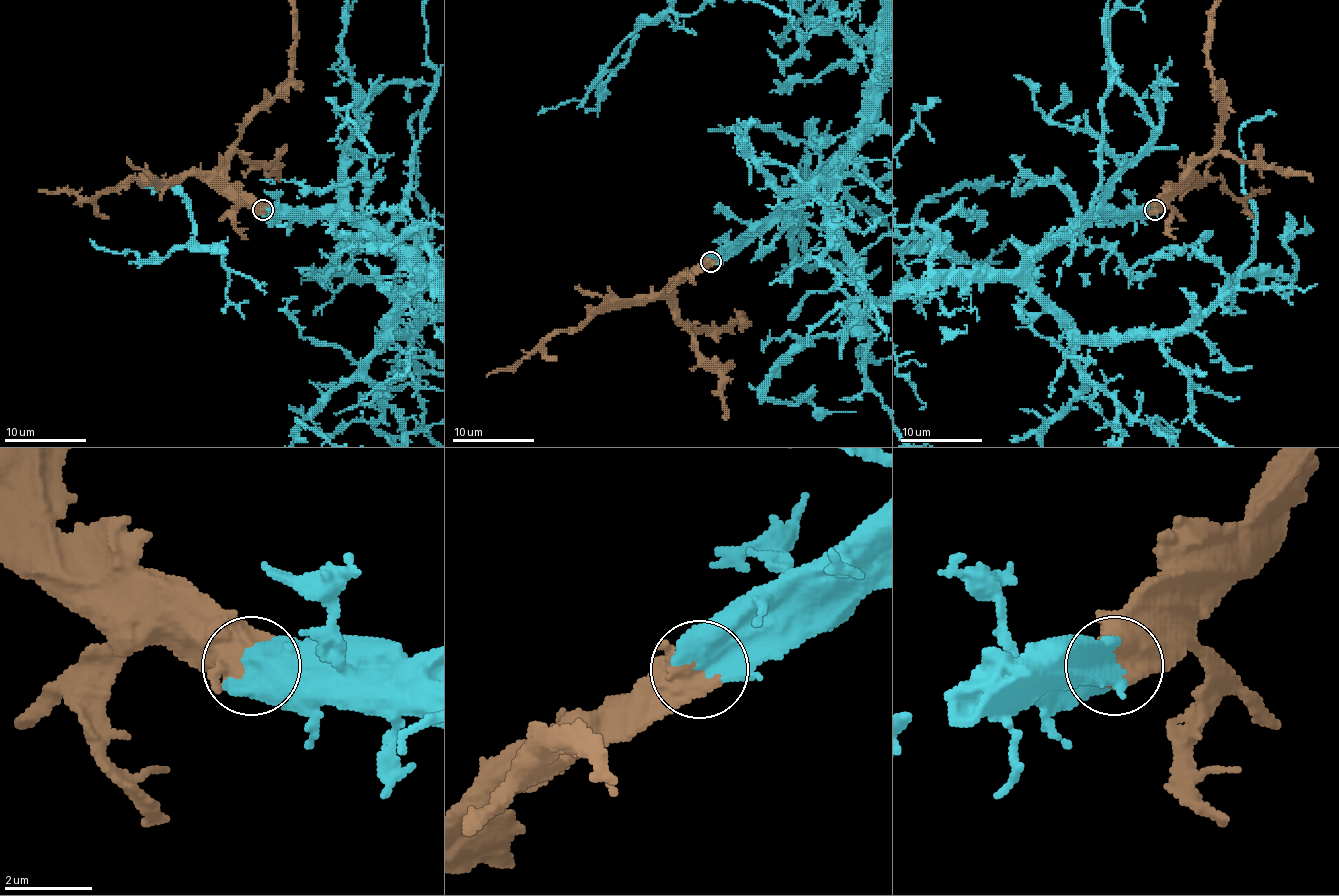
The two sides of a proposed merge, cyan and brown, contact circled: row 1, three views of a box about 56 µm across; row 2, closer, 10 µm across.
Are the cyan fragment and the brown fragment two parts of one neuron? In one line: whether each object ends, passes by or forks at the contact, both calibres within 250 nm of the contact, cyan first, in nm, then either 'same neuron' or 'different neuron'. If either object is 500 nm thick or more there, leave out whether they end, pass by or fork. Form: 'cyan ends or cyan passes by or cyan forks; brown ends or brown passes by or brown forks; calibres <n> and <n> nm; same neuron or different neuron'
calibres 550 and 600 nm; same neuron

